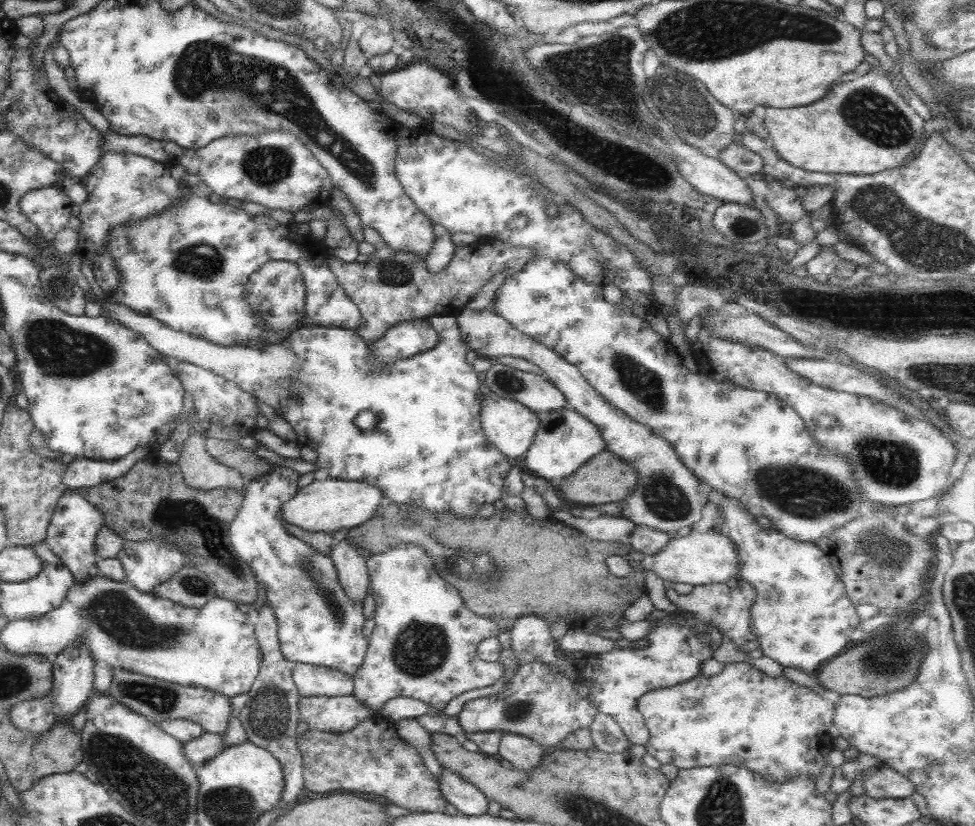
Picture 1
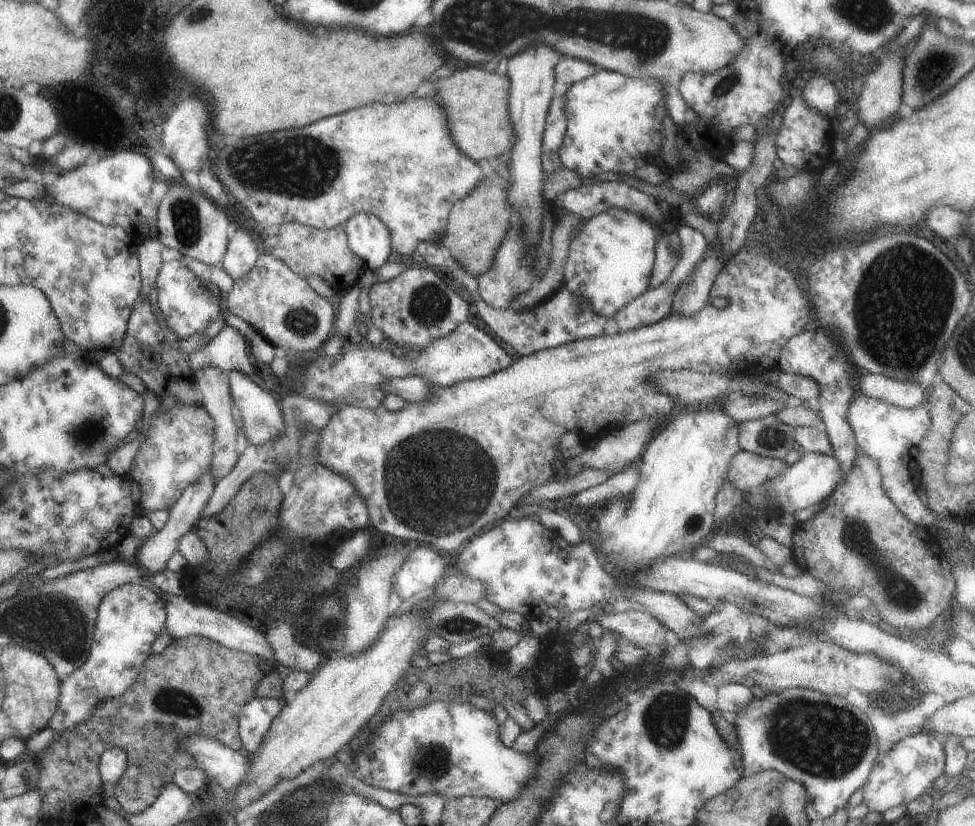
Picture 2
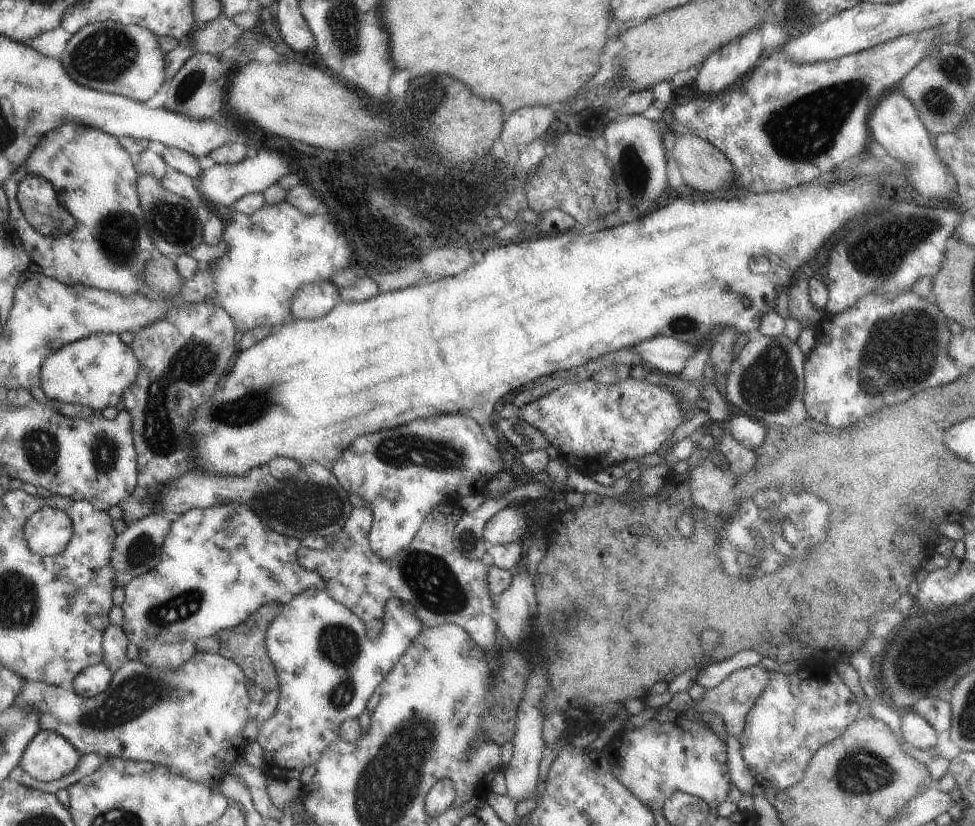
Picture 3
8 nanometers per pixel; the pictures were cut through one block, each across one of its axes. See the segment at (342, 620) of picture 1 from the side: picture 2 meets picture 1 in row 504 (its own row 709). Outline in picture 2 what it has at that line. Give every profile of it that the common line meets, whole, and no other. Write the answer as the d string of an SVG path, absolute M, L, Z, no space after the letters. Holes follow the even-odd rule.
M290 695L281 699L271 697L253 697L240 707L237 715L237 732L247 756L257 754L269 725L280 714L280 710Z

